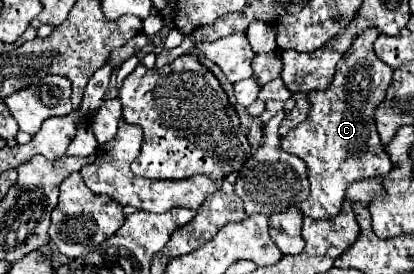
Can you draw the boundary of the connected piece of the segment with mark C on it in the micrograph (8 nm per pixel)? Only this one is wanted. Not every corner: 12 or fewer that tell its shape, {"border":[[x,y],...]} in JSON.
{"border":[[358,35],[282,149],[308,165],[302,213],[336,217],[392,161],[374,111],[392,69]]}

